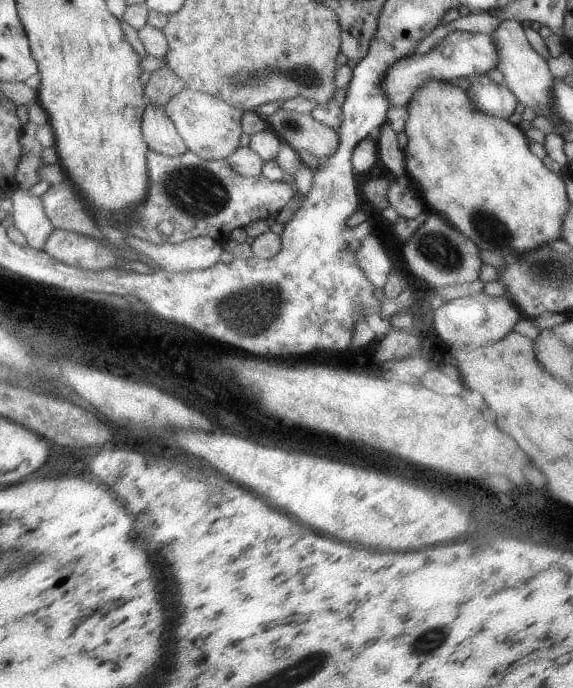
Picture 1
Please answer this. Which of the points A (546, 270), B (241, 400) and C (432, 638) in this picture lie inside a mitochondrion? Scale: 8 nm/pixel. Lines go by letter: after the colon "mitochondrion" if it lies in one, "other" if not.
A: mitochondrion
B: other
C: mitochondrion

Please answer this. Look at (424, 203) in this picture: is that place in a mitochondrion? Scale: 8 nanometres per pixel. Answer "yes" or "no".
no

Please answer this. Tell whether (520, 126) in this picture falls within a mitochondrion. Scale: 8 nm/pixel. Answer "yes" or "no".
no

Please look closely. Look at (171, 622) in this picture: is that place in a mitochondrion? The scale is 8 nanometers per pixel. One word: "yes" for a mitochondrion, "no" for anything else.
no

